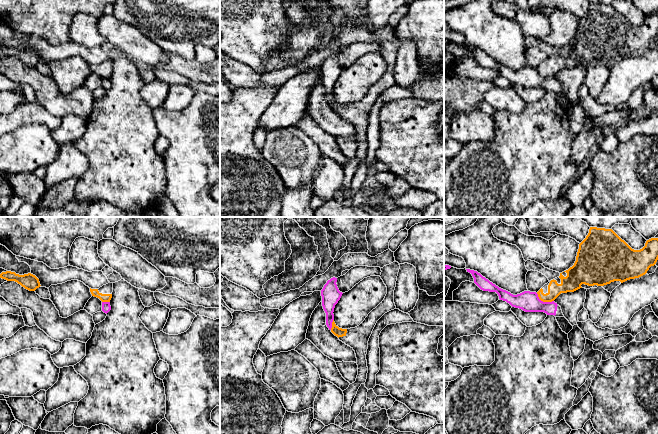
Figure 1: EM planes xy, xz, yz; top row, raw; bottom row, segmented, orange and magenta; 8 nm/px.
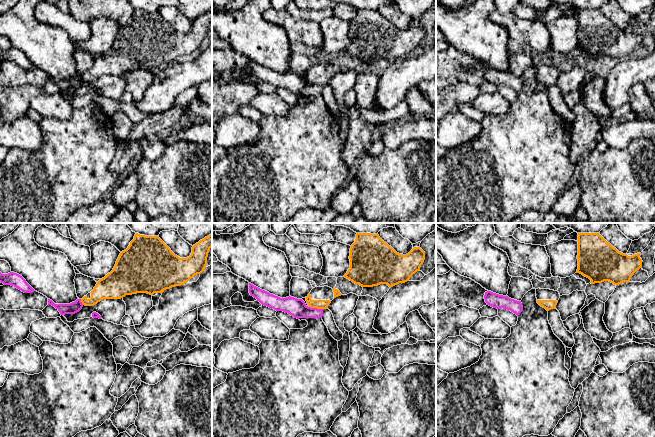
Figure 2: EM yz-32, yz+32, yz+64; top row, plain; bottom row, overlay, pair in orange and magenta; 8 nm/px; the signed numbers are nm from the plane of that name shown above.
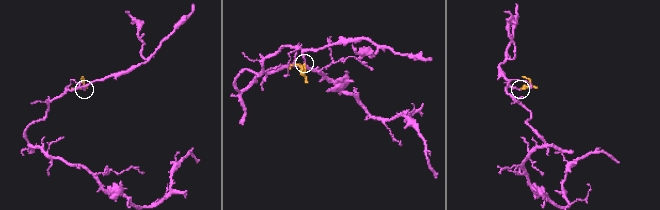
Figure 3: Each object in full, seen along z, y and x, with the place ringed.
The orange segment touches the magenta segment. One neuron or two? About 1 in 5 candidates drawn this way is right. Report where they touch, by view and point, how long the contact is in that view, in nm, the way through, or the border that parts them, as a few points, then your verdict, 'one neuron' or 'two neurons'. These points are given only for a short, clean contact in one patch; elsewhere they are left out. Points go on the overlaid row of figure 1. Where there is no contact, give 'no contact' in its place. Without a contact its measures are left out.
contact yz (544, 301); length 160 nm; border yz (536, 293), (543, 301), (553, 301); two neurons

